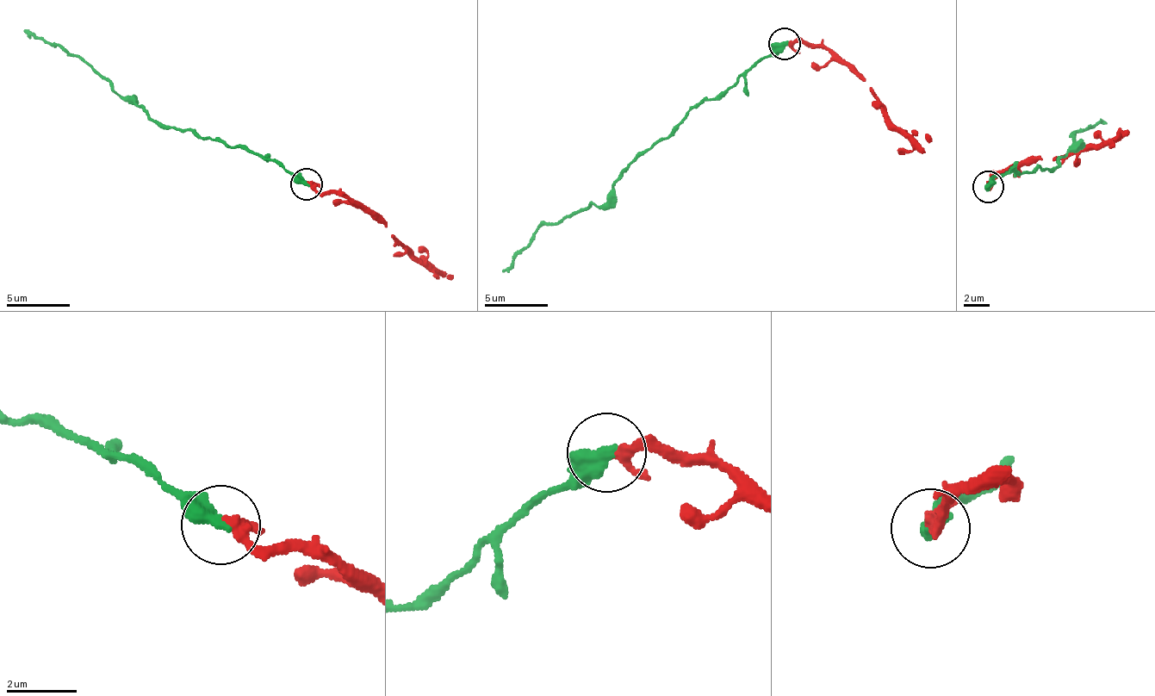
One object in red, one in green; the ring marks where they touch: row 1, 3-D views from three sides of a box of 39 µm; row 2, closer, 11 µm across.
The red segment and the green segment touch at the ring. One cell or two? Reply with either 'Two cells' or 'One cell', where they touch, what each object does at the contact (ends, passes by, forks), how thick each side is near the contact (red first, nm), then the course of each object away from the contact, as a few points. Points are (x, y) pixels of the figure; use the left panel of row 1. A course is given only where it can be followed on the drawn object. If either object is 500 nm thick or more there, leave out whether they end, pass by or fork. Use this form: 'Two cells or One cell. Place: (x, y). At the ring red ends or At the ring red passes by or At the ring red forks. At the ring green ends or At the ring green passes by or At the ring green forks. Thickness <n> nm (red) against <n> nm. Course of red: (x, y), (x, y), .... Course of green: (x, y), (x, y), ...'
Two cells. Place: (306, 184). At the ring red passes by. At the ring green ends. Thickness 260 nm (red) against 480 nm. Course of red: (307, 184), (342, 193), (380, 217), (405, 251), (440, 269), (446, 277). Course of green: (307, 184), (272, 160), (189, 132), (180, 132), (158, 121), (145, 108), (123, 99), (63, 48), (25, 30)

